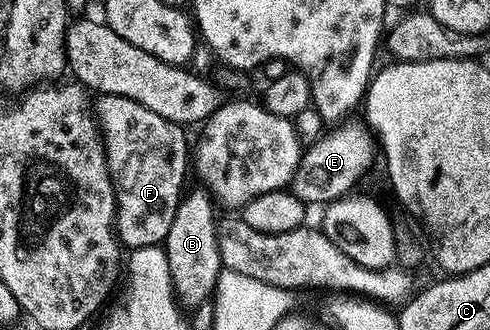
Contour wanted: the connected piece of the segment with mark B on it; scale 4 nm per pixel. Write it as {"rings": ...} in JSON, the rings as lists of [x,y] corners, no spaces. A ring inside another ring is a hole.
{"rings":[[[206,189],[190,191],[180,200],[174,215],[172,228],[163,242],[169,257],[170,275],[173,277],[176,296],[189,307],[207,300],[218,286],[219,275],[223,270],[219,247],[219,224],[215,219],[214,198]]]}

